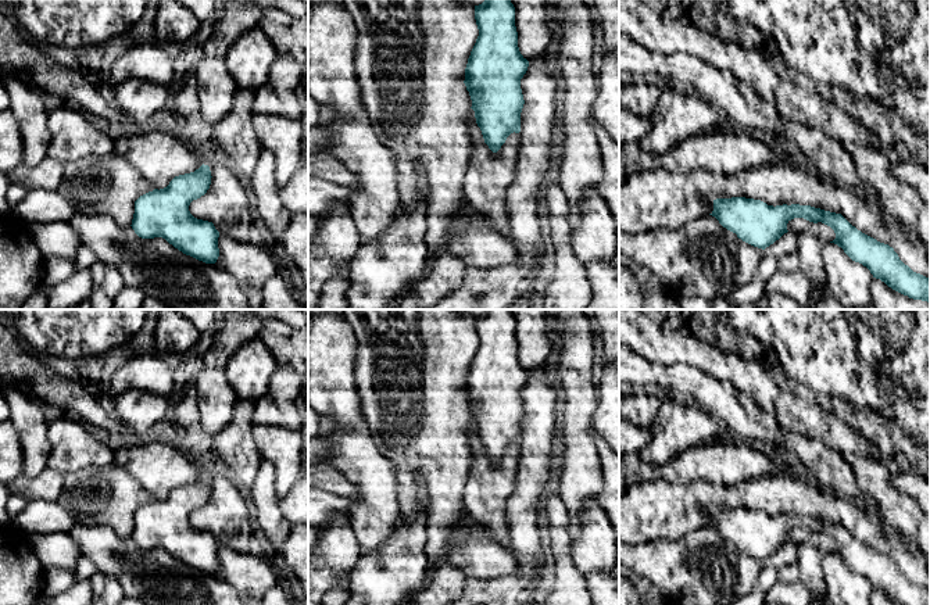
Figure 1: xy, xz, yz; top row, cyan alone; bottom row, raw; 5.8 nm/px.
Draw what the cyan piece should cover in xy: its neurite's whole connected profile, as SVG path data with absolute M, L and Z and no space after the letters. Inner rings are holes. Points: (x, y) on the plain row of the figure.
M208 476L175 487L164 500L154 500L135 512L132 540L142 549L162 548L175 559L205 574L219 568L219 543L212 533L194 529L189 516L211 495Z

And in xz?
M484 309L482 315L475 316L475 330L479 347L468 369L464 394L484 454L497 463L511 444L521 443L521 423L525 415L521 390L527 382L529 372L518 358L515 318L509 309Z

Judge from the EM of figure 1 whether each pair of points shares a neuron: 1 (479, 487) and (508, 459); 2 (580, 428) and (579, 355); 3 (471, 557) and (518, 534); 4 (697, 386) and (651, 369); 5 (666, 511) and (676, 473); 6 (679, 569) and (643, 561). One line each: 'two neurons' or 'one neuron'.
1: one neuron
2: one neuron
3: two neurons
4: one neuron
5: two neurons
6: one neuron

